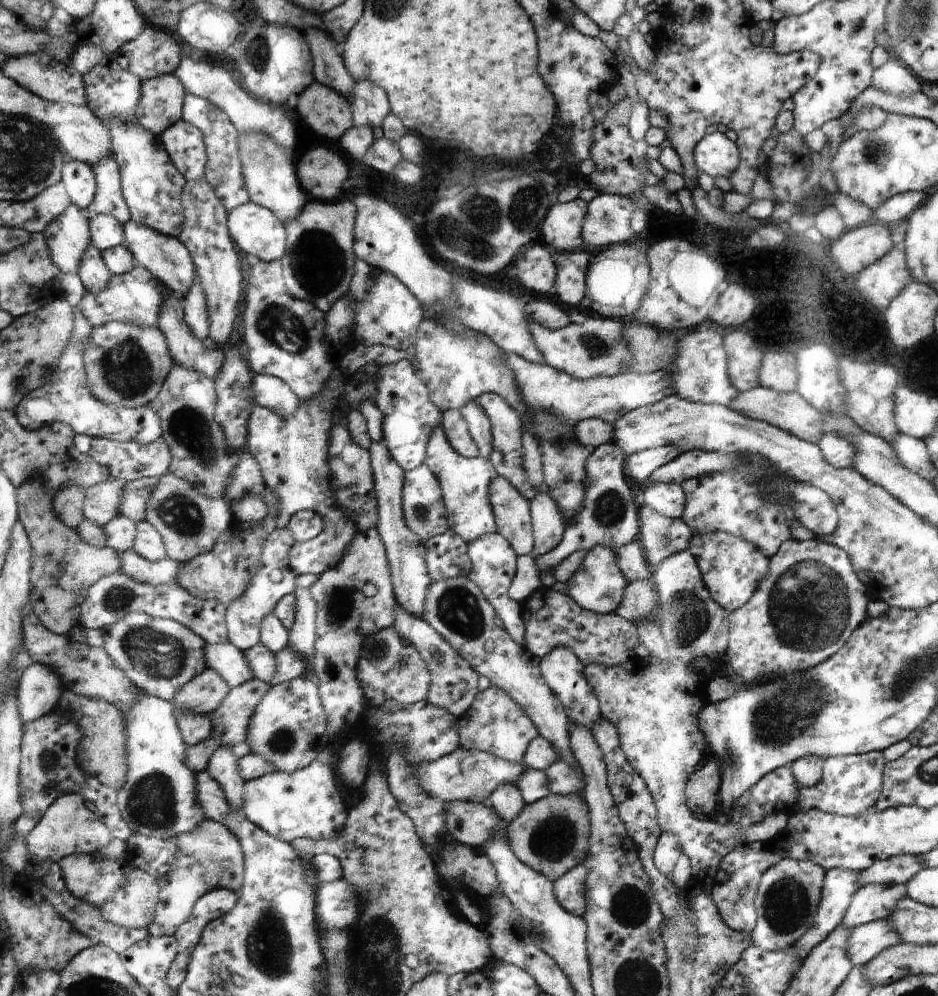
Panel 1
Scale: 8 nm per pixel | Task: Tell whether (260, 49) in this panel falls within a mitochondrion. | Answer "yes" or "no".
yes

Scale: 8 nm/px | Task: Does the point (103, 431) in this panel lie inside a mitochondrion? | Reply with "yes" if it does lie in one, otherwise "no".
no

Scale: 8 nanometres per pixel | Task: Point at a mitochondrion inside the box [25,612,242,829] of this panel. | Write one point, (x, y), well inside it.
(159, 654)

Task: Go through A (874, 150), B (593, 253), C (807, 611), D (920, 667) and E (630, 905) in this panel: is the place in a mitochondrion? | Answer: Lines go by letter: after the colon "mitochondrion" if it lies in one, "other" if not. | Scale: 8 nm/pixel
A: mitochondrion
B: other
C: mitochondrion
D: mitochondrion
E: mitochondrion

